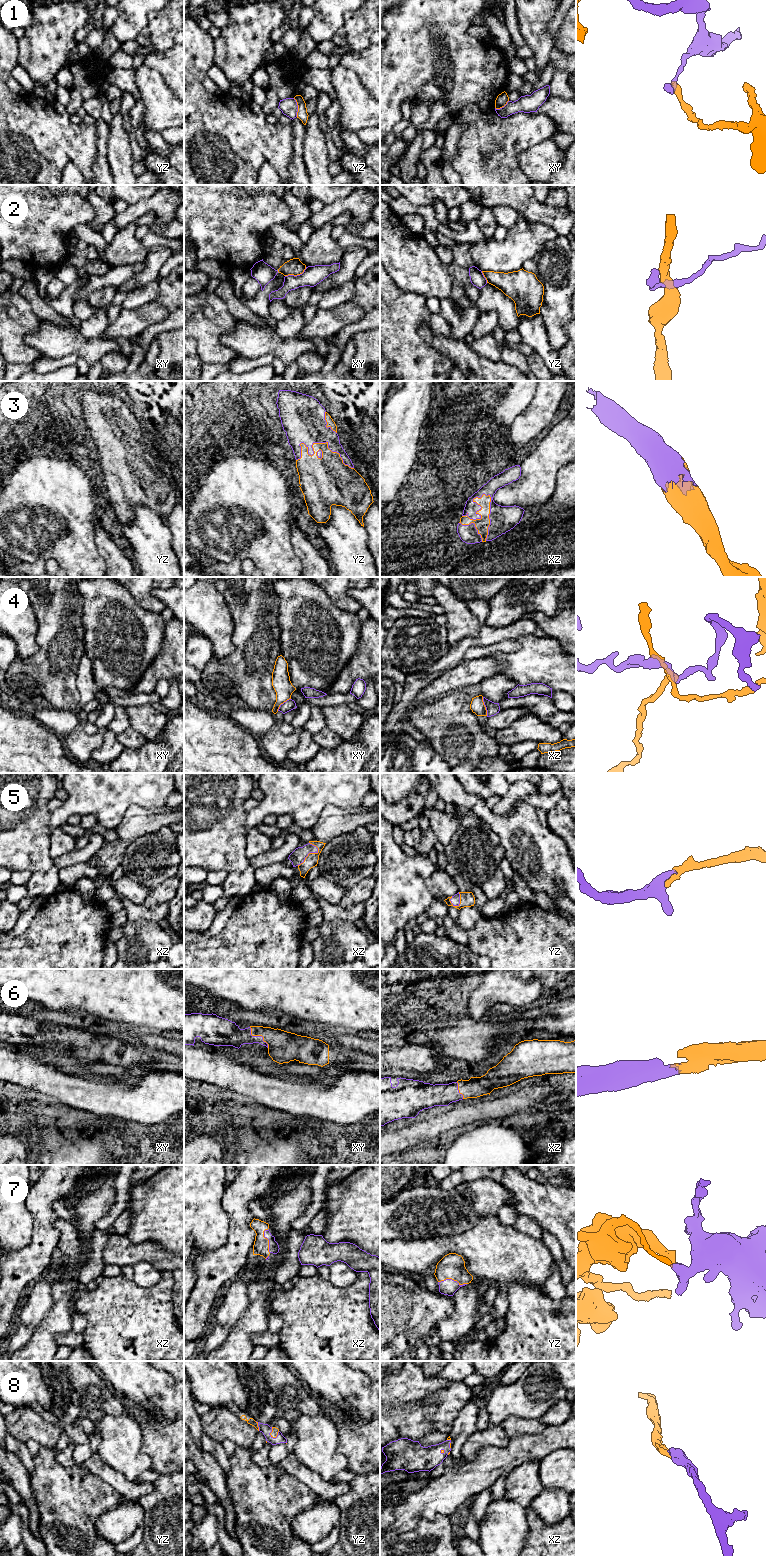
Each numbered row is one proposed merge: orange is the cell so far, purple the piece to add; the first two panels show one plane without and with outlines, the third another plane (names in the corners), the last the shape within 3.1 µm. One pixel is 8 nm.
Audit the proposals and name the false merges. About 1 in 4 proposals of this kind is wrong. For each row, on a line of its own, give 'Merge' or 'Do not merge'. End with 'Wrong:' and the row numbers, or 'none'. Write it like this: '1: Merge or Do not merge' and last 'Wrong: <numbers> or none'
1: Do not merge
2: Do not merge
3: Merge
4: Do not merge
5: Merge
6: Merge
7: Merge
8: Merge
Wrong: 1, 2, 4

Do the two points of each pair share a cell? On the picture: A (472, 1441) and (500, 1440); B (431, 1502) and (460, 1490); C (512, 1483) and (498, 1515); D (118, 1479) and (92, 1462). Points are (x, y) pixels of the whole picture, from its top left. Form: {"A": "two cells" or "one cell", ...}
{"A": "one cell", "B": "one cell", "C": "two cells", "D": "one cell"}

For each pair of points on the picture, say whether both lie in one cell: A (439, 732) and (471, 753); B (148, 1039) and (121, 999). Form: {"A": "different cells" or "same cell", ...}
{"A": "same cell", "B": "different cells"}

